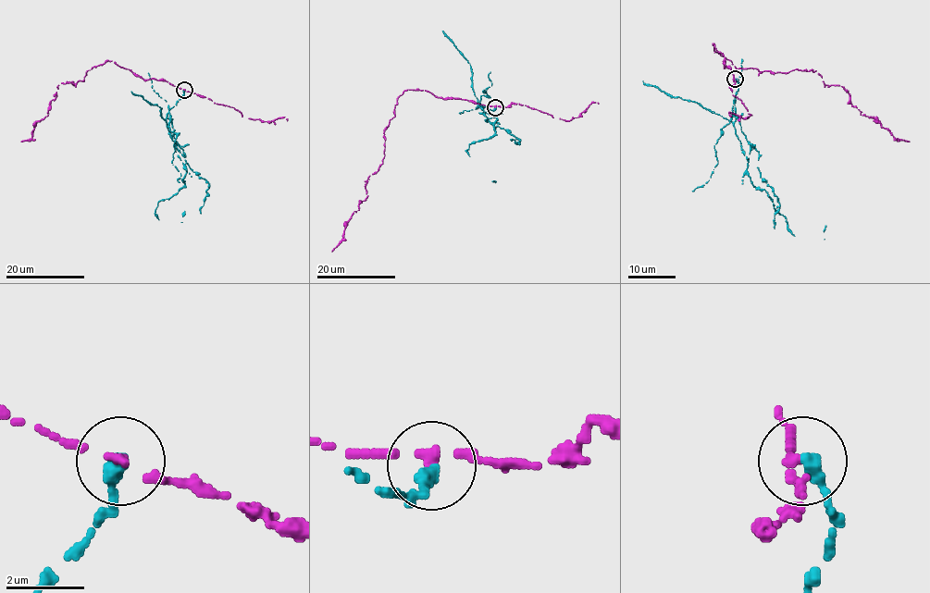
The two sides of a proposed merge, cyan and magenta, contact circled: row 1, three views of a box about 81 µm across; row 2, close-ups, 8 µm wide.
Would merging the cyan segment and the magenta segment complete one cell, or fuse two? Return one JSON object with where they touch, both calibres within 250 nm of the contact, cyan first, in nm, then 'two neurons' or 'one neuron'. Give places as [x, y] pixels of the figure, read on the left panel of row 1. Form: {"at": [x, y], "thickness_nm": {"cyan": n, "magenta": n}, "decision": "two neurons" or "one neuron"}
{"at": [184, 90], "thickness_nm": {"cyan": 380, "magenta": 180}, "decision": "two neurons"}

